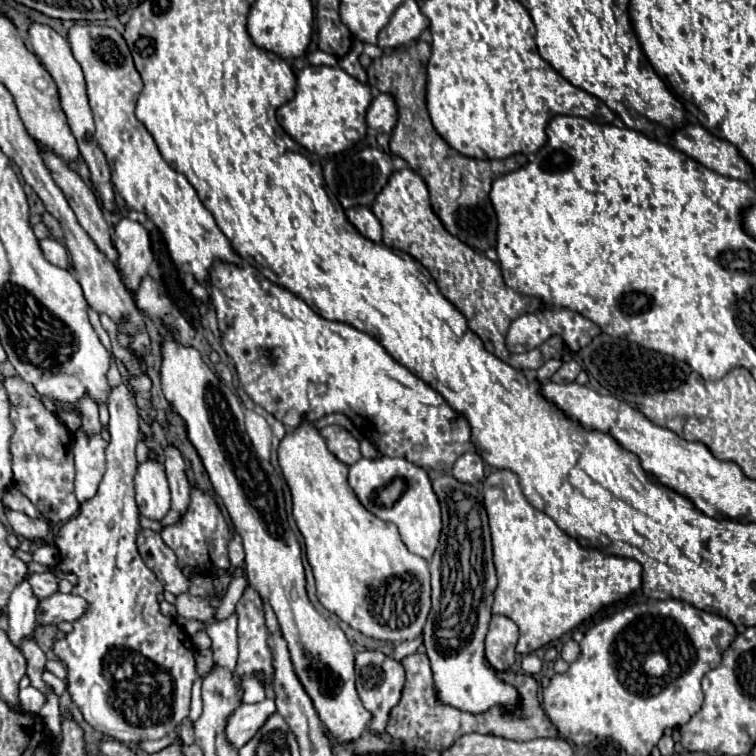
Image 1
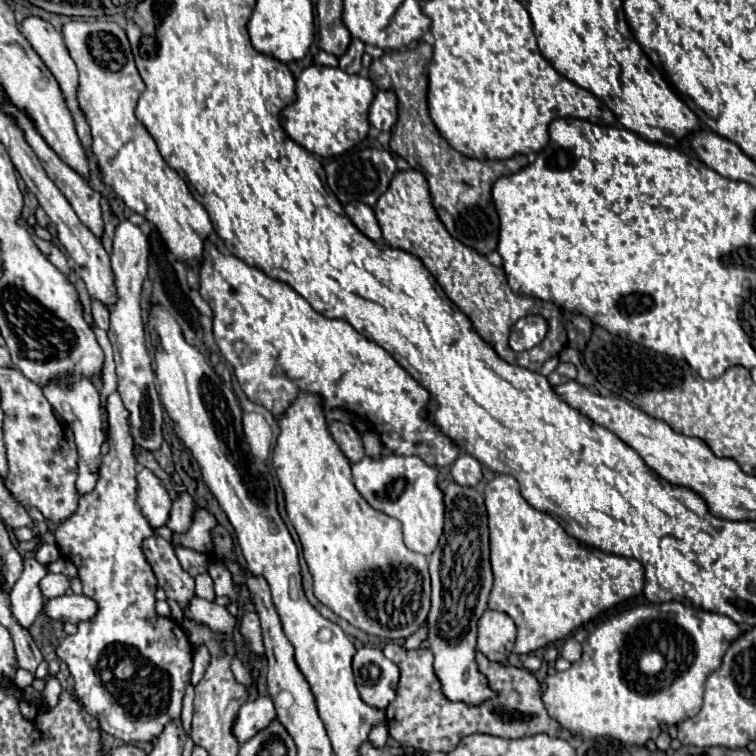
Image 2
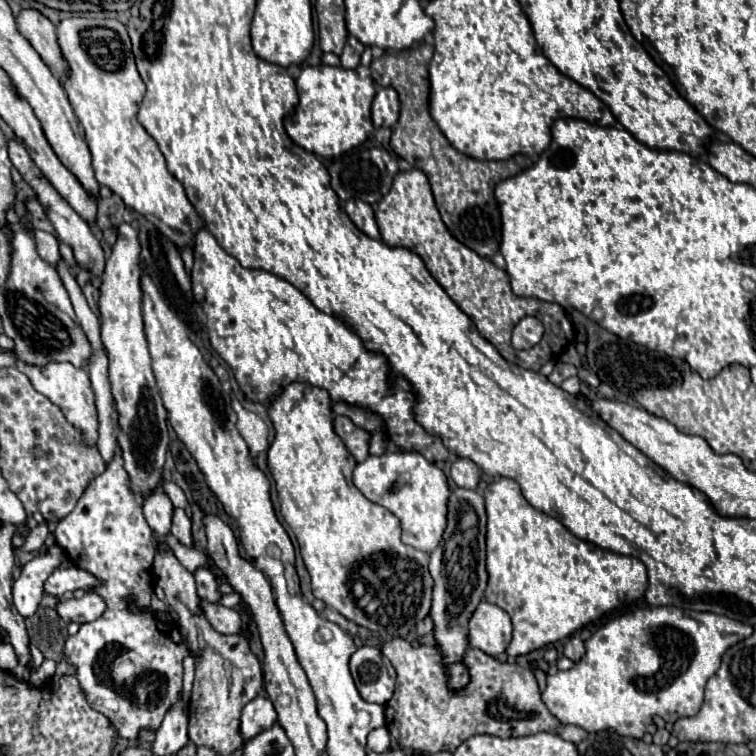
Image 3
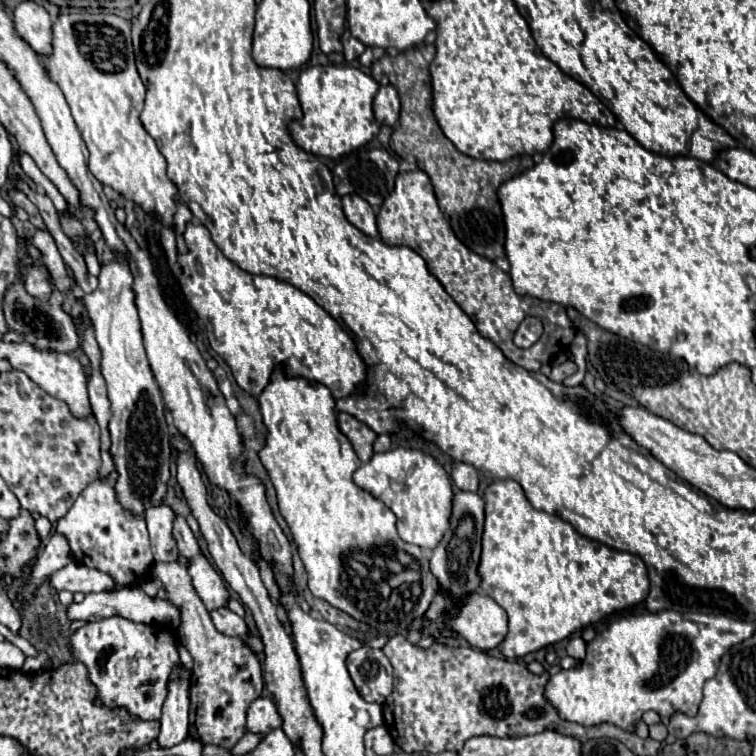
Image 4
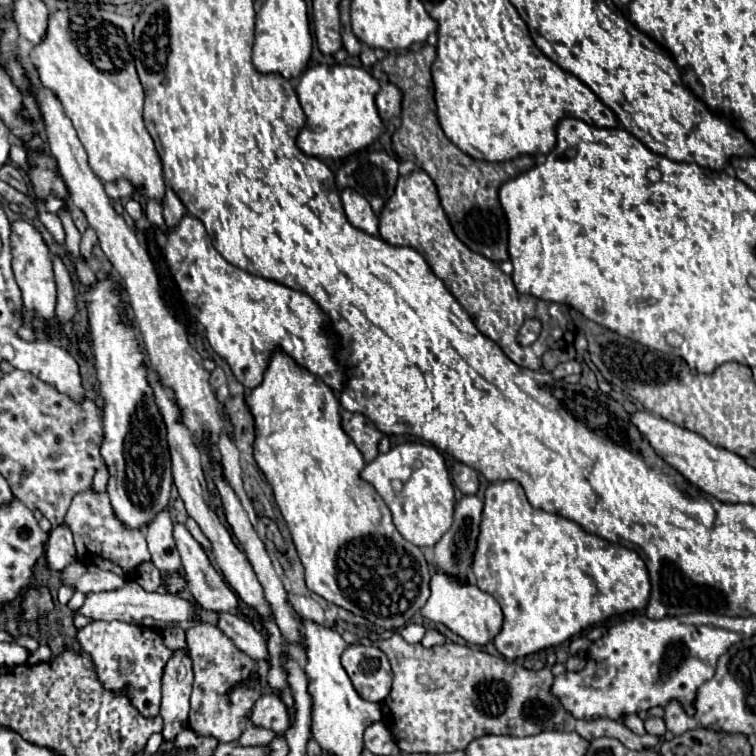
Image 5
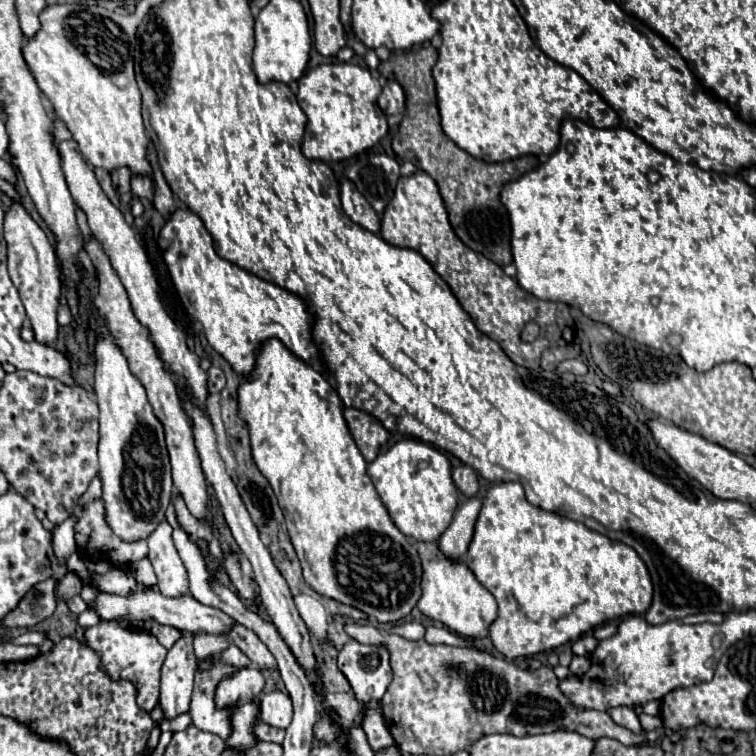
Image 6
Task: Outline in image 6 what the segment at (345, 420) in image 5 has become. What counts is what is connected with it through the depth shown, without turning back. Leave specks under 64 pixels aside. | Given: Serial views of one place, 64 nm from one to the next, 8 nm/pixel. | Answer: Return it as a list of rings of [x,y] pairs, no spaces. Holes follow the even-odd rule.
[[[346,408],[346,410],[344,410],[344,418],[346,418],[346,422],[348,422],[350,434],[354,436],[356,446],[358,446],[358,450],[362,452],[364,460],[366,460],[366,462],[372,462],[372,460],[378,456],[380,446],[382,446],[384,442],[388,442],[390,432],[382,426],[380,420],[376,420],[374,416],[370,416],[370,414],[364,412],[364,410]]]

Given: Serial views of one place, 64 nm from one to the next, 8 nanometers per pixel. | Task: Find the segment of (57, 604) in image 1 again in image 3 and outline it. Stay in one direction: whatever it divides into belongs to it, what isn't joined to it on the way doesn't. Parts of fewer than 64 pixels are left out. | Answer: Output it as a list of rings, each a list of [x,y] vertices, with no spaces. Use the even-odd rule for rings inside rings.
[[[88,592],[84,598],[72,598],[72,600],[60,600],[60,604],[56,606],[56,612],[62,616],[62,620],[66,622],[92,622],[96,618],[100,618],[106,610],[106,602],[102,600],[102,596],[98,596],[96,592]]]

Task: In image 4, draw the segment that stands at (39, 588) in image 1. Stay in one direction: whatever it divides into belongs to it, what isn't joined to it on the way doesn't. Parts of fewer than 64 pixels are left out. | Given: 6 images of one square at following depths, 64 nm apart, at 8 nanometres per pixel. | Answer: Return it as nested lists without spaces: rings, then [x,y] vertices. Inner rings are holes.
[[[70,562],[60,572],[52,574],[50,582],[58,592],[70,590],[70,592],[82,592],[82,594],[104,592],[104,590],[112,590],[116,586],[112,576],[108,576],[106,572],[100,572],[96,568],[88,568],[78,562]]]

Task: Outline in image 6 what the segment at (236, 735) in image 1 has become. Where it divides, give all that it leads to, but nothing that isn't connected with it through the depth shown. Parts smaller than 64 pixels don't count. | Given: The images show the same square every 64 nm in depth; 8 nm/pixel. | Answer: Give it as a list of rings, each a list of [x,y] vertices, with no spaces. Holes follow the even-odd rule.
[[[274,690],[260,698],[260,720],[276,726],[286,728],[292,722],[292,700],[288,694]]]

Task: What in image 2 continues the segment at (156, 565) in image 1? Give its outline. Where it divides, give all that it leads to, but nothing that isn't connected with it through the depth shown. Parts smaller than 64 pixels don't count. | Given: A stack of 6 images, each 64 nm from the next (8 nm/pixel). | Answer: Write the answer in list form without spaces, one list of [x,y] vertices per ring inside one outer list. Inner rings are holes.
[[[160,536],[144,540],[144,554],[152,566],[158,586],[166,590],[168,600],[176,600],[182,610],[188,608],[194,598],[194,578],[182,570],[172,544]]]

